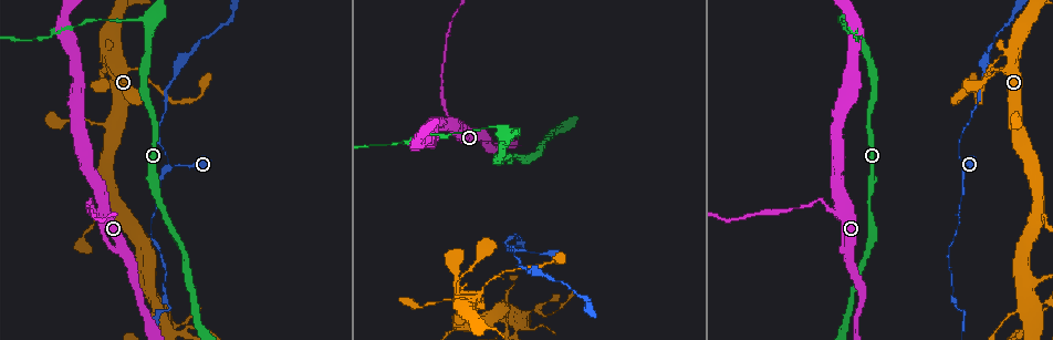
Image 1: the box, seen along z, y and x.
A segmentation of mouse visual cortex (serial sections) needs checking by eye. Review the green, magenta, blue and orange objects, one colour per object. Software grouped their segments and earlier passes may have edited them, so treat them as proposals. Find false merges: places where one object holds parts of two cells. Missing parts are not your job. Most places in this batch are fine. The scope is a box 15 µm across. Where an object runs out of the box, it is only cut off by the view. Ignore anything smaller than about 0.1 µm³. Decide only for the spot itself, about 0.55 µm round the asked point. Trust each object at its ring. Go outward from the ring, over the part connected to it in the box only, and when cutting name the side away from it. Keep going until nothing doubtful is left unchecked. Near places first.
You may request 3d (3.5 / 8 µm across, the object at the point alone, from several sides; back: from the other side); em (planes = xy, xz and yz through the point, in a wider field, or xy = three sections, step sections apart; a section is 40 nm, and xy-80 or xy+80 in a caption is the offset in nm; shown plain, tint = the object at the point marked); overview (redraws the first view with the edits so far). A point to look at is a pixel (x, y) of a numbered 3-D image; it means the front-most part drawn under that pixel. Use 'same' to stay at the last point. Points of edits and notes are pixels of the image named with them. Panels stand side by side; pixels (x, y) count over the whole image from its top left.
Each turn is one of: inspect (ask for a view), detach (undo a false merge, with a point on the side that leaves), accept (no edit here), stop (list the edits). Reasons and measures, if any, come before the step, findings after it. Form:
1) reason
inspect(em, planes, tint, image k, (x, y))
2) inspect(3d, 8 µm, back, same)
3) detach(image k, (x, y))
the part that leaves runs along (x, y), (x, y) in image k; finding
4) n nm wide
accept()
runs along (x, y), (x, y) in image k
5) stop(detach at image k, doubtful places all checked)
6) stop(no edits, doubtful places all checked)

two arms in line, one across
inspect(3d, 3.5 µm, image 1, (844, 206))

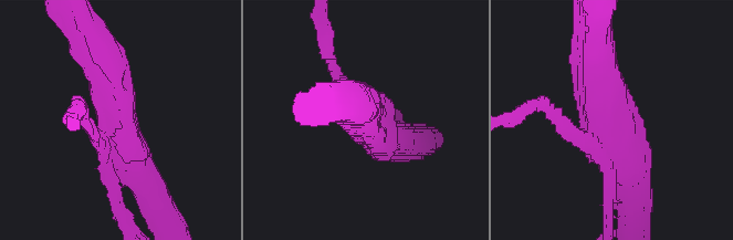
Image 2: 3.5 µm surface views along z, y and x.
need the tissue
inspect(em, xy, step 5, tint, image 2, (119, 126))

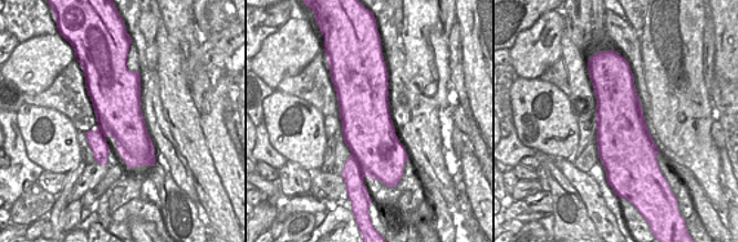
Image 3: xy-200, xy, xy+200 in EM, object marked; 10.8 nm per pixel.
arms of 200, 500, 500 nm
accept()
runs along (148, 185), (122, 145), (101, 60) in image 2; one cell here

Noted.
sharp bend
inspect(3d, 8 µm, image 1, (101, 53))

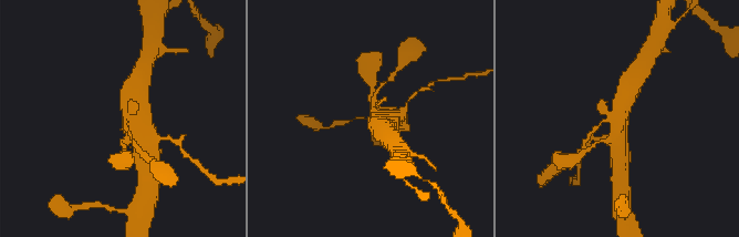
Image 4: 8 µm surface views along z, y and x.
closer look
inspect(3d, 3.5 µm, image 4, (372, 111))

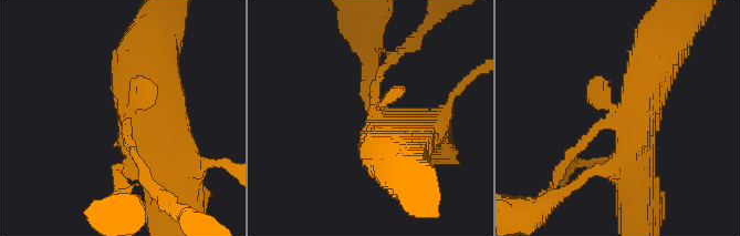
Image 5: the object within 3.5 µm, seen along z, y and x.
arms of 150, 600 nm; shape alone is not enough
inspect(em, xy, step 5, tint, image 5, (375, 115))

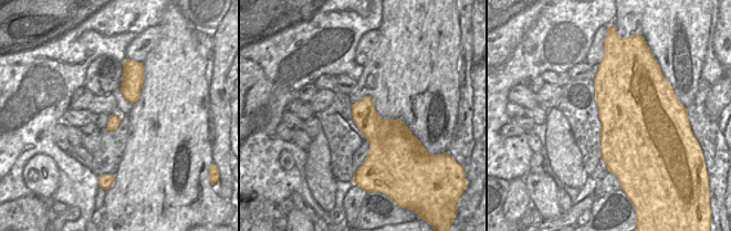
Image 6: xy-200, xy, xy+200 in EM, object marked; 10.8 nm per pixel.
accept()
runs along (635, 163), (562, 166) in image 5; one cell here

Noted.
abrupt turn
inspect(3d, 3.5 µm, image 1, (172, 167))

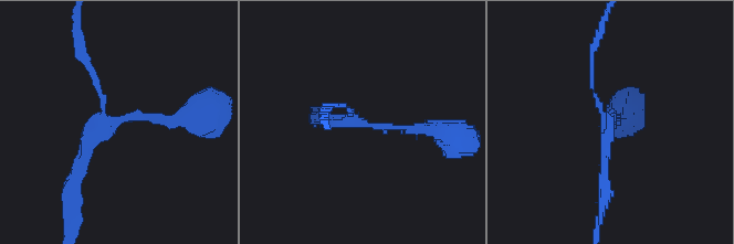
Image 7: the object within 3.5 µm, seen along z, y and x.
3 arms; arms of 100, 150, 150 nm
inspect(em, xy, step 5, tint, image 7, (361, 123))

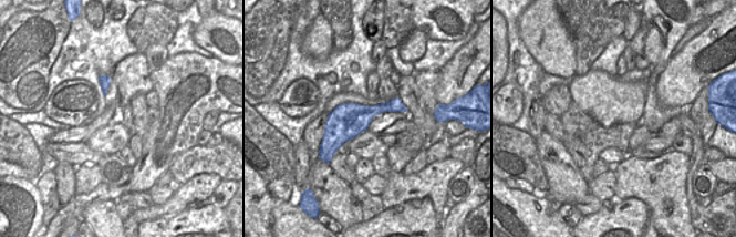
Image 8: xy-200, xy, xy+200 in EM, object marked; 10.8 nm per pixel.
accept()
runs along (188, 118), (103, 118), (86, 61) in image 7; one cell here

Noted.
stop(no edits, doubtful places all checked)

